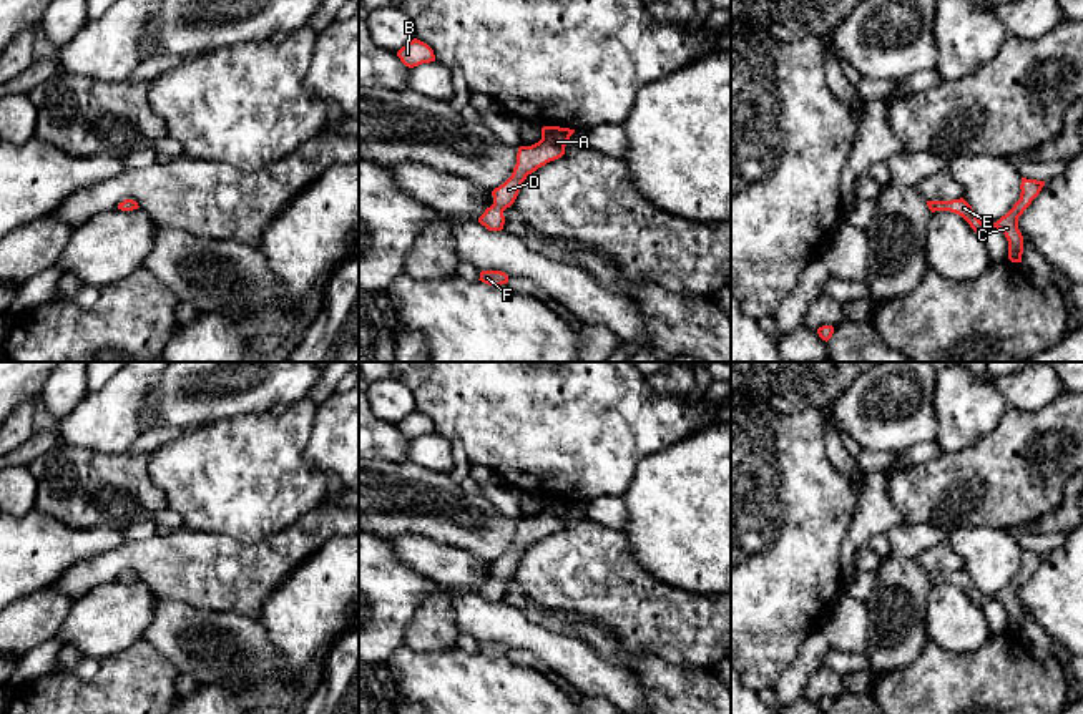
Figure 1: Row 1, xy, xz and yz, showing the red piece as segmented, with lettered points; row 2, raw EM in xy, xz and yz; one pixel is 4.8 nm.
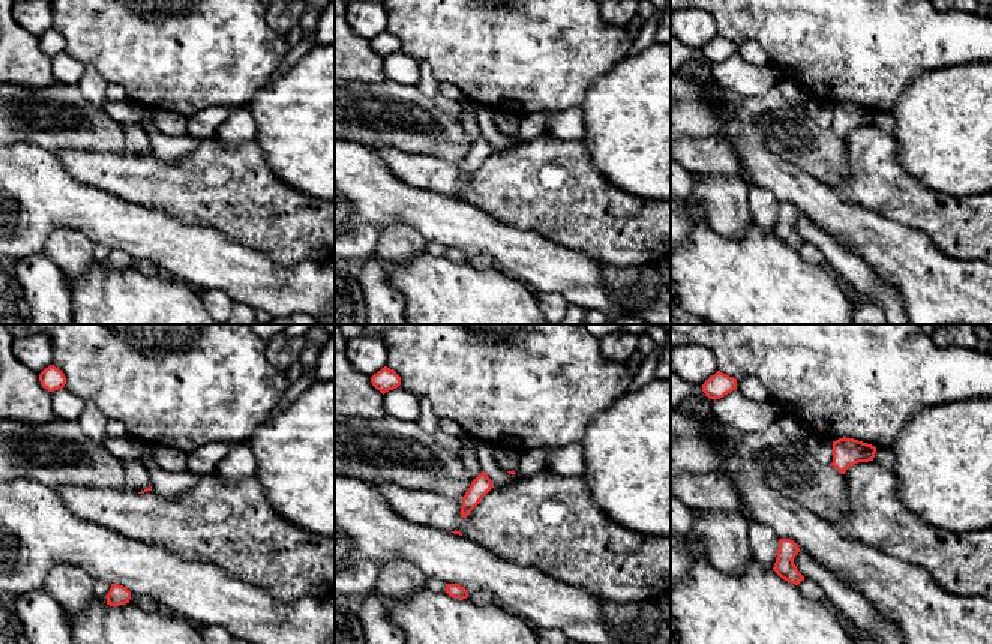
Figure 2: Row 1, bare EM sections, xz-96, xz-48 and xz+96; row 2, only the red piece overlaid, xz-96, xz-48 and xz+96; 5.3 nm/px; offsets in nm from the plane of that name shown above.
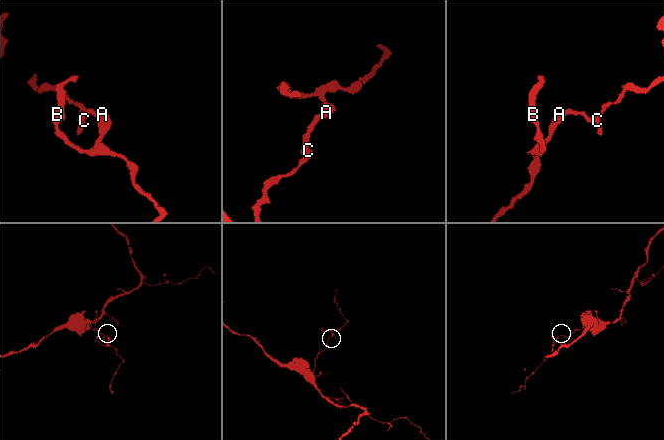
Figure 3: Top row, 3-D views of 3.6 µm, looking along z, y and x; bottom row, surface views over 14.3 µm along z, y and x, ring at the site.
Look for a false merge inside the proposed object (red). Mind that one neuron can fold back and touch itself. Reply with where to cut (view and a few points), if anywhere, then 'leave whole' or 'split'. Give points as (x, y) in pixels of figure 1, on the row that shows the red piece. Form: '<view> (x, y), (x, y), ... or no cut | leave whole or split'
no cut | leave whole

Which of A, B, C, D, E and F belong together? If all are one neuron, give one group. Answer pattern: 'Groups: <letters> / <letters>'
Groups: A B C D E F

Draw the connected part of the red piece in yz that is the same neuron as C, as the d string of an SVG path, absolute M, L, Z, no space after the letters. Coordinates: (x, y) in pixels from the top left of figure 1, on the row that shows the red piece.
M1022 178L1020 199L1013 204L1013 208L1005 216L1002 216L993 224L982 223L973 213L972 206L963 198L952 201L927 201L927 206L932 213L950 211L962 216L978 236L983 236L990 227L1000 229L1008 241L1008 259L1012 262L1022 262L1023 236L1018 229L1018 218L1040 194L1043 186L1045 181Z

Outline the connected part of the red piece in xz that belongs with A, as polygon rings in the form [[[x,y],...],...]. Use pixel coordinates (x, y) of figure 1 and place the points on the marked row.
[[[543,126],[542,139],[532,146],[520,146],[512,176],[492,191],[493,204],[485,209],[478,223],[488,231],[502,231],[505,224],[503,211],[510,208],[528,174],[565,154],[565,146],[575,130],[560,126]]]

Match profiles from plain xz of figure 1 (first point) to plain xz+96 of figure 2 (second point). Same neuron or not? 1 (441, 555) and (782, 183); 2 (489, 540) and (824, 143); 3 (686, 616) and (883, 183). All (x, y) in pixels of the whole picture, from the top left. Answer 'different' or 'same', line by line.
1: different
2: same
3: same

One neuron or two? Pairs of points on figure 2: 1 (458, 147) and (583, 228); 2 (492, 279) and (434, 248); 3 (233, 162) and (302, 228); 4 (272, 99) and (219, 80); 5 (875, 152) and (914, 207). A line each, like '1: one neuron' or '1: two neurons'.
1: two neurons
2: two neurons
3: one neuron
4: two neurons
5: one neuron

